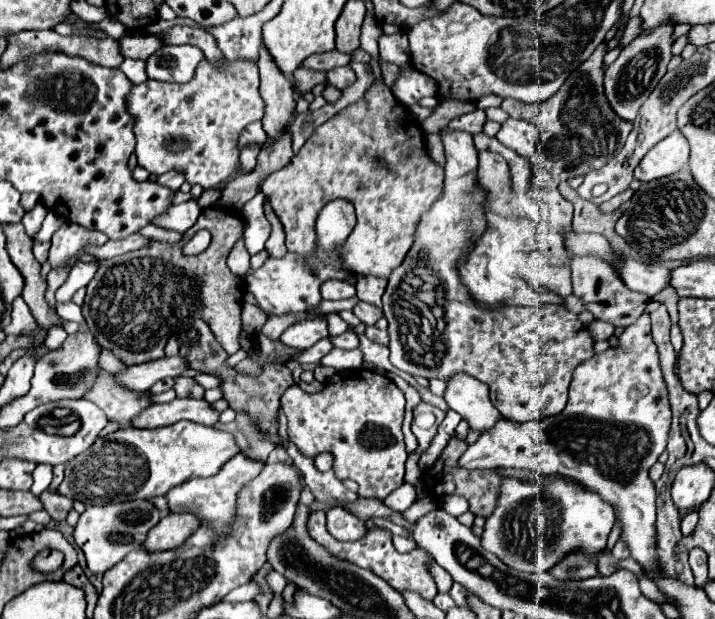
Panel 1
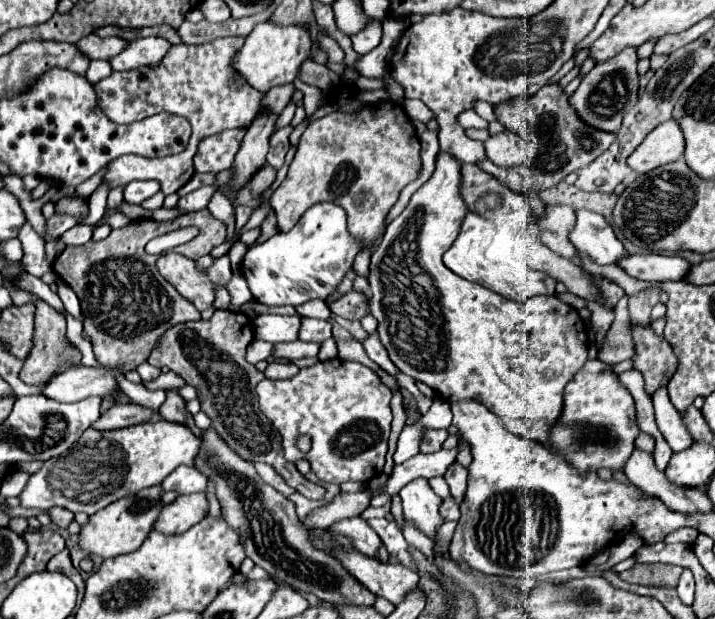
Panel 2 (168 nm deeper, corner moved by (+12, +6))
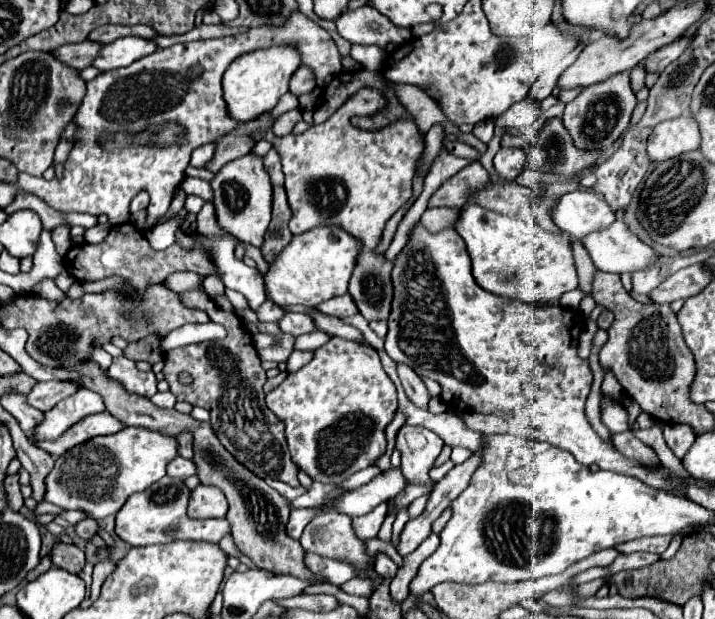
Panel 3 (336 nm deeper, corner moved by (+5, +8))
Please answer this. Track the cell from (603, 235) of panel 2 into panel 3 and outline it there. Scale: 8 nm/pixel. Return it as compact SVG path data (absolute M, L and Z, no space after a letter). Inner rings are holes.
M575 190L559 200L553 210L553 220L571 238L583 240L583 236L595 230L605 230L617 218L605 200L591 192Z

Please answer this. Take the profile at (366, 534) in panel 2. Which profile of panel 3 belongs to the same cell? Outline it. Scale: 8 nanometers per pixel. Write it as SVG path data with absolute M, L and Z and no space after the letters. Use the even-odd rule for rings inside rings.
M377 554L377 558L375 558L375 572L379 576L395 576L397 564L387 554Z

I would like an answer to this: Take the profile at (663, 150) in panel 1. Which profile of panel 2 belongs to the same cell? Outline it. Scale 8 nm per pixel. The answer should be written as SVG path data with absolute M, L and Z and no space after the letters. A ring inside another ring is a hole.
M668 120L656 126L652 134L644 138L640 148L636 148L636 152L632 152L632 156L628 158L628 166L640 174L646 174L652 168L682 158L682 154L684 154L682 130L676 120Z

